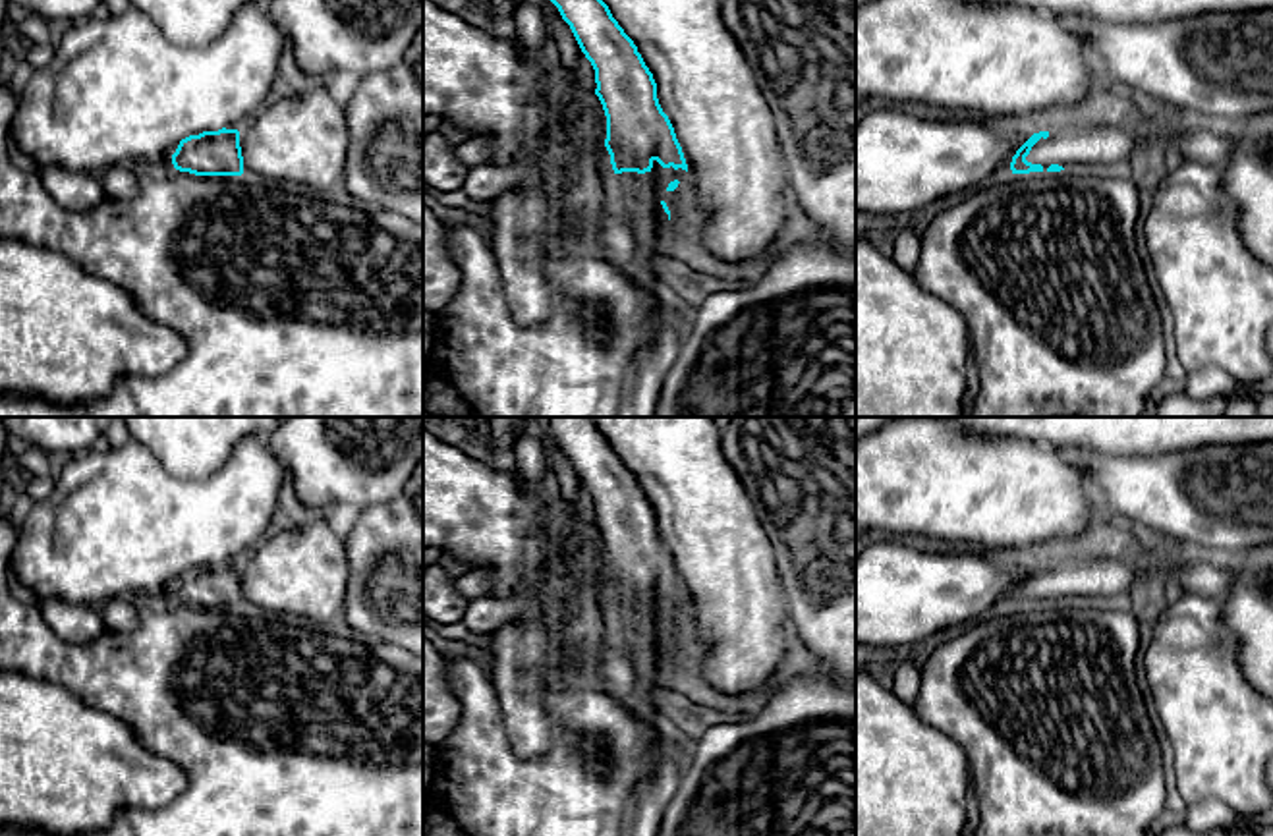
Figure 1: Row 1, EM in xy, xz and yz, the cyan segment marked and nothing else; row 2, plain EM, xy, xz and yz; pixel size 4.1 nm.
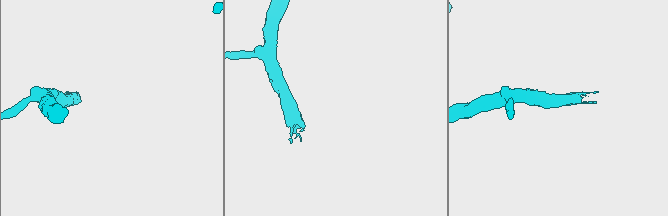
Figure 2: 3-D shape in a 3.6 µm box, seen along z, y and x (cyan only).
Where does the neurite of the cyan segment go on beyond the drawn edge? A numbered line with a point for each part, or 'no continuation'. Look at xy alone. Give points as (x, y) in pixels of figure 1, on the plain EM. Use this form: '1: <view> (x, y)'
no continuation

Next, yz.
1: yz (1105, 576)

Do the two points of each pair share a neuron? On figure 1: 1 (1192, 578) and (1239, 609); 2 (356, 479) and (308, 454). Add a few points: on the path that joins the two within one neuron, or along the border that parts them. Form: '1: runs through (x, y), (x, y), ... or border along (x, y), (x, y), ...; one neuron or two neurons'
1: border along (1227, 558), (1233, 578), (1229, 595), (1219, 605); two neurons
2: runs through (344, 468), (331, 454), (319, 454); one neuron

